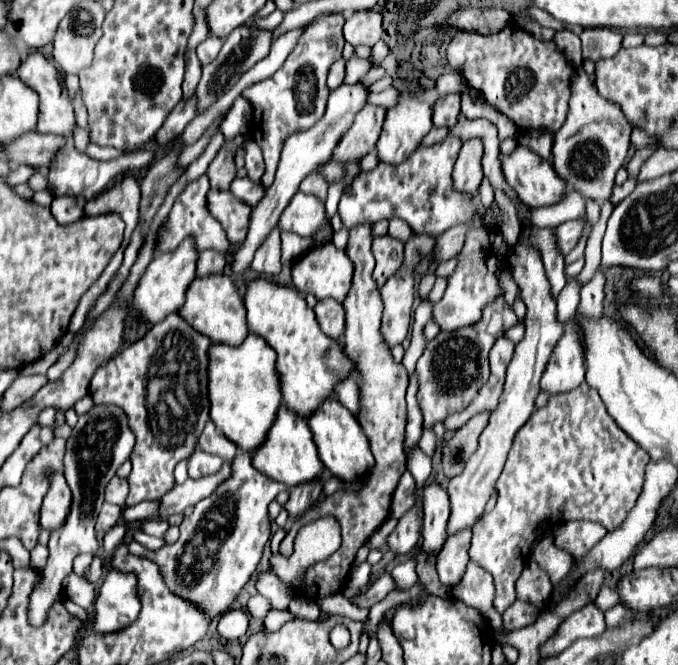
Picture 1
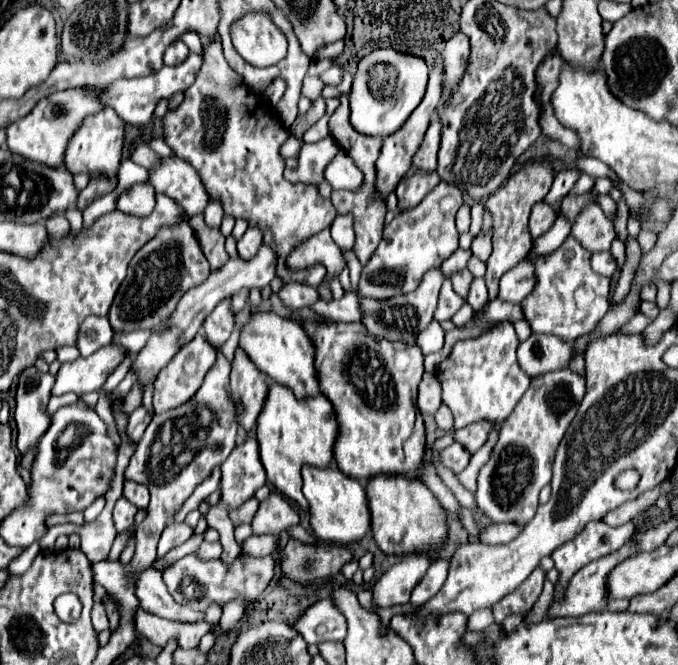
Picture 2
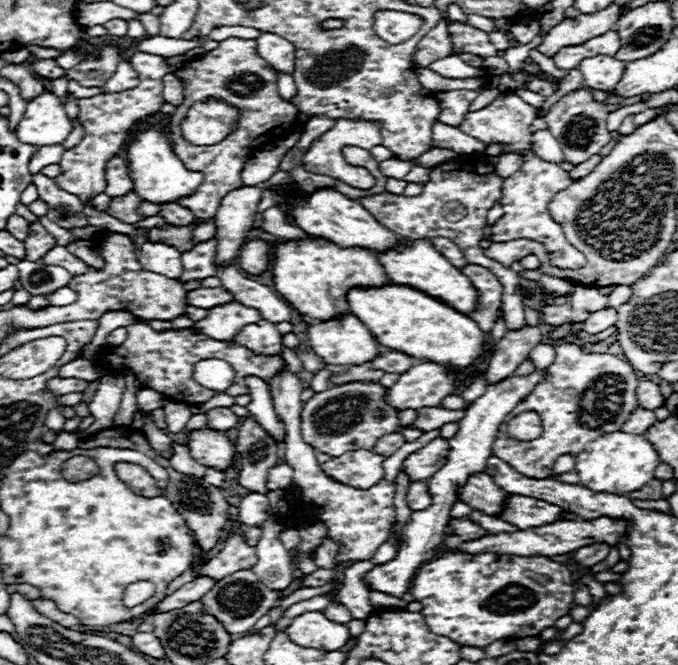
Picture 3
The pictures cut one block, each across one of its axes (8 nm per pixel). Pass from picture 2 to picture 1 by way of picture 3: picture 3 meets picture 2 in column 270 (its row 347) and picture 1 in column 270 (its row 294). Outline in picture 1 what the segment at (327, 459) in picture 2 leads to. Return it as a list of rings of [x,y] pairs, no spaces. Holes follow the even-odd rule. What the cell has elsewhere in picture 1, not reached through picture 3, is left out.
[[[250,334],[240,346],[214,344],[208,354],[208,396],[212,404],[210,418],[226,438],[230,438],[238,448],[252,454],[264,444],[282,404],[276,352],[272,352],[272,348],[260,336]]]

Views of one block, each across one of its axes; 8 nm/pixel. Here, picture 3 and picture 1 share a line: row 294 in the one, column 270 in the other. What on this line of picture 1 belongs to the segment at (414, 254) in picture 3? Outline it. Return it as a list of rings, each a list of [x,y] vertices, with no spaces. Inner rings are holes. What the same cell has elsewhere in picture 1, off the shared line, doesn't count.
[[[284,406],[280,408],[280,416],[276,418],[272,432],[268,432],[268,444],[264,444],[264,448],[260,448],[260,452],[256,452],[256,456],[252,456],[252,464],[262,474],[266,474],[268,478],[272,478],[276,482],[286,484],[288,488],[294,488],[294,486],[300,486],[306,482],[314,482],[314,480],[322,480],[326,476],[326,466],[318,458],[318,450],[316,450],[312,432],[308,428],[308,422],[300,420],[300,416],[296,416],[296,412],[292,412]]]

